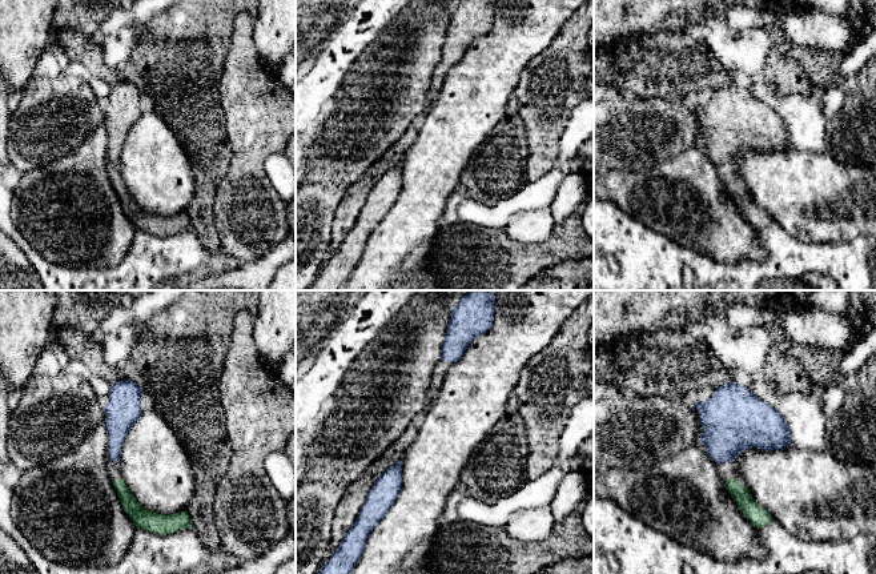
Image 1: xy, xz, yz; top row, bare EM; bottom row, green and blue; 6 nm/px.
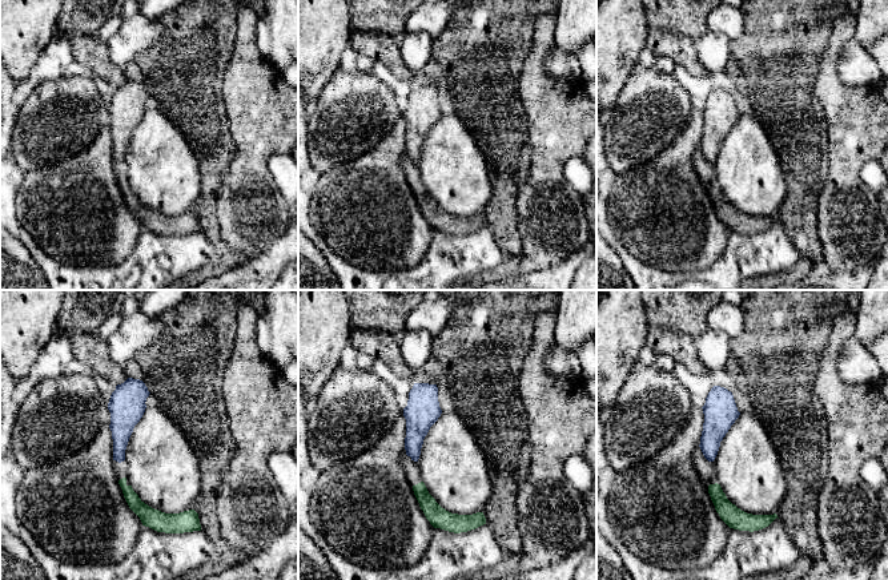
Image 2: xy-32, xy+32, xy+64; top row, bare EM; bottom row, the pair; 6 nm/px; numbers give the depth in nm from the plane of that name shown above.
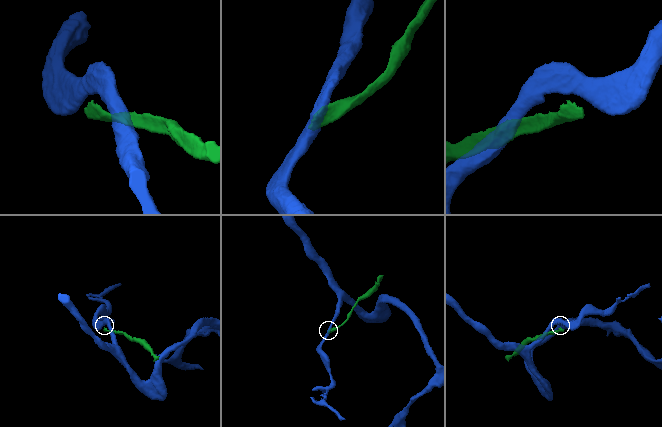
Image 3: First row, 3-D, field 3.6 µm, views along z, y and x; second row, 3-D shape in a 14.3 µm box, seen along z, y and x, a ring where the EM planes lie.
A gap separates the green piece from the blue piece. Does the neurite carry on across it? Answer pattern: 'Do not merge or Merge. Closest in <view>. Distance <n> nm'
Do not merge. Closest in yz. Distance 100 nm

